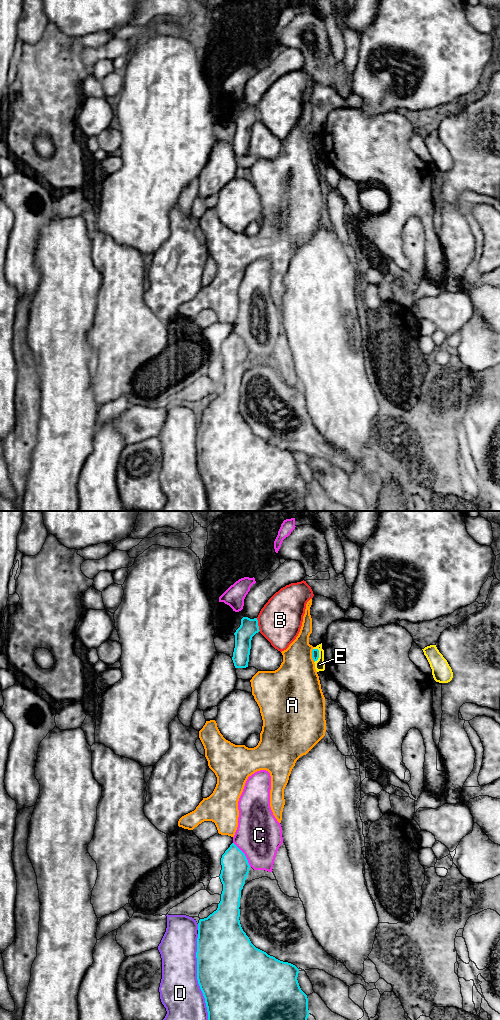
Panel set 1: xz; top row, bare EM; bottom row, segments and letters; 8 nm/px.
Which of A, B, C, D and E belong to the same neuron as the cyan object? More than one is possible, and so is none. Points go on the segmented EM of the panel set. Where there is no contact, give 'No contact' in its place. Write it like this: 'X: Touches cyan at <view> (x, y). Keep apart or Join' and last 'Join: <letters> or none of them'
A: Touches cyan at xz (312, 655). Keep apart
B: Touches cyan at xz (257, 625). Keep apart
C: Touches cyan at xz (244, 854). Keep apart
D: Touches cyan at xz (197, 977). Keep apart
E: Touches cyan at xz (318, 655). Keep apart
Join: none of them

